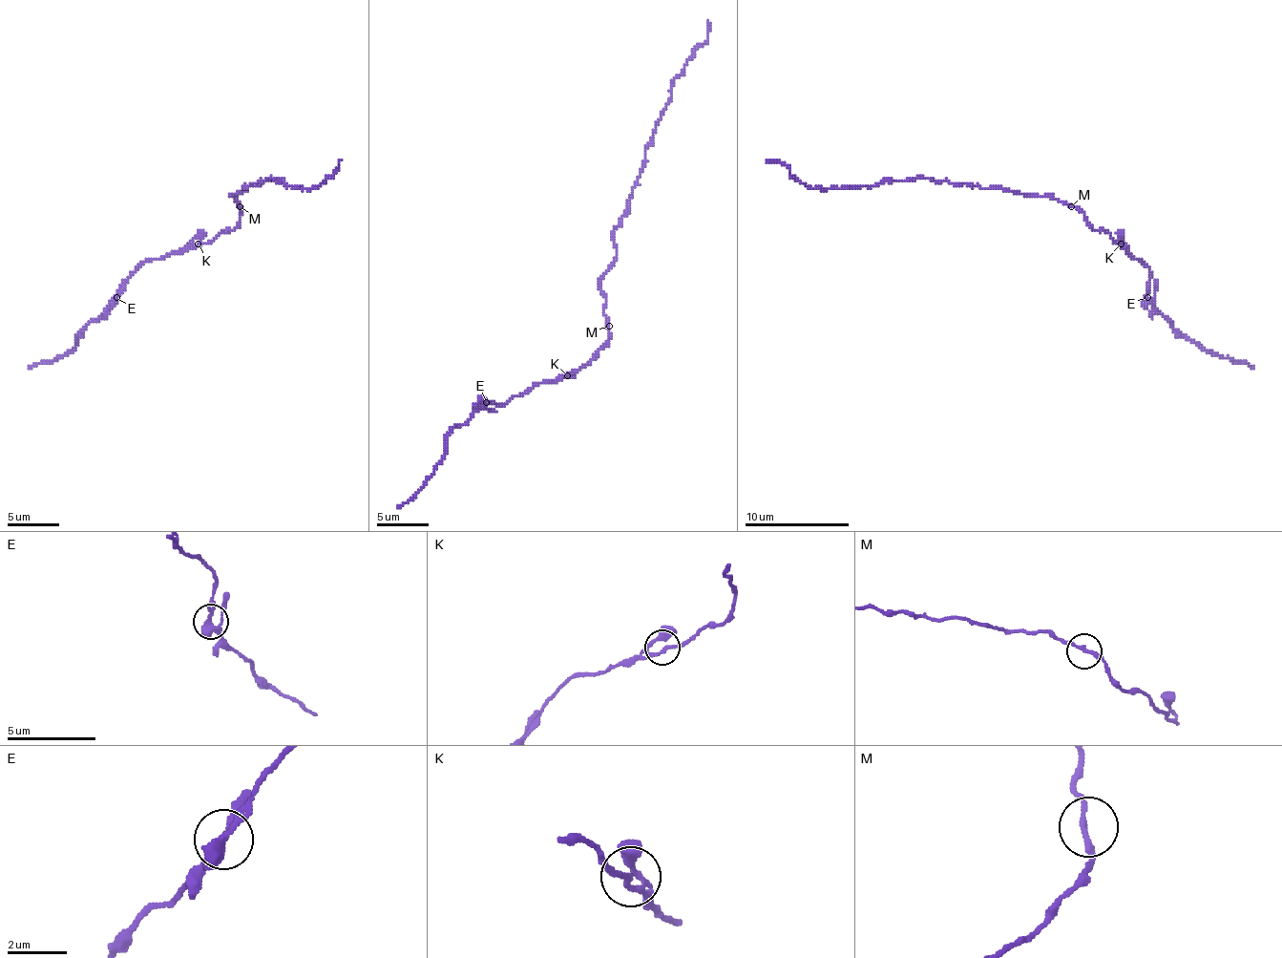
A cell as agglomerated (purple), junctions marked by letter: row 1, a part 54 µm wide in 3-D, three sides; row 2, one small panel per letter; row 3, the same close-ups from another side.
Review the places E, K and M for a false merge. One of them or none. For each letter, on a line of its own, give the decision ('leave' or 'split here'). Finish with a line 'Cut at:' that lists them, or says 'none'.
E: leave
K: leave
M: leave
Cut at: none

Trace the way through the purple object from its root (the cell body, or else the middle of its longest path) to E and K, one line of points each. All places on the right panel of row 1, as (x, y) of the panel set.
E: (1071, 204), (1084, 215), (1084, 220), (1095, 230), (1105, 230), (1134, 259), (1139, 259), (1149, 269), (1146, 298)
K: (1071, 204), (1084, 215), (1084, 220), (1095, 230), (1105, 230), (1121, 244)

